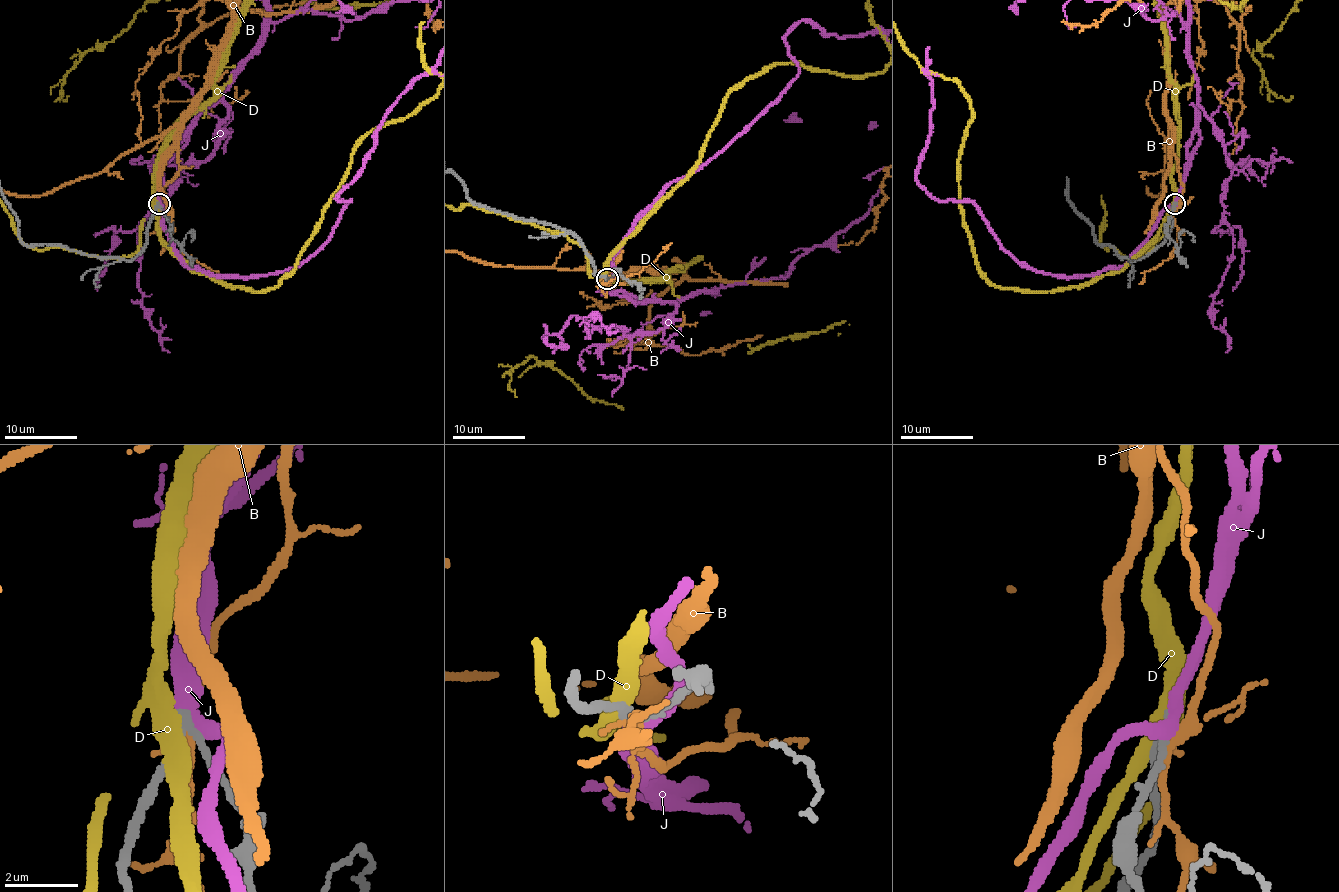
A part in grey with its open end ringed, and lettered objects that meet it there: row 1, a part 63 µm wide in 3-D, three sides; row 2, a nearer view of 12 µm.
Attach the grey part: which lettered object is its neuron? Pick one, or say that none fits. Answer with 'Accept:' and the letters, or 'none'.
Accept: J

